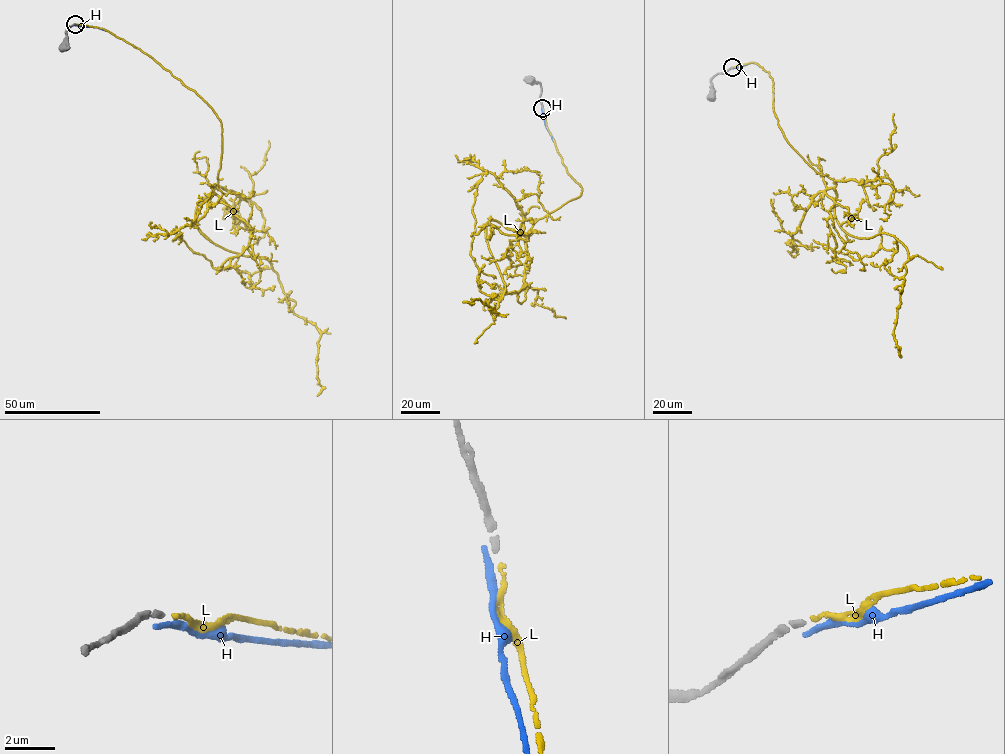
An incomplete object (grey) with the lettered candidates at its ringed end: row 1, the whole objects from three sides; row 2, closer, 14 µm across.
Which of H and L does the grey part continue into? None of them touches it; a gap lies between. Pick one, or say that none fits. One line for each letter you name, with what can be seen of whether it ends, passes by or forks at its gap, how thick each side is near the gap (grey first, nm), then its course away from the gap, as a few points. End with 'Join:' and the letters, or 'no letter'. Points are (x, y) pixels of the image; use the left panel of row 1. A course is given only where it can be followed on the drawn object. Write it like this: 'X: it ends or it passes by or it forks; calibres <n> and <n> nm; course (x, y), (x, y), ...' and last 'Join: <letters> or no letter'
L: it ends; calibres 200 and 170 nm; course (76, 24), (137, 47), (220, 120), (217, 186), (195, 224), (271, 263), (293, 312), (320, 333), (317, 395)
Join: L

